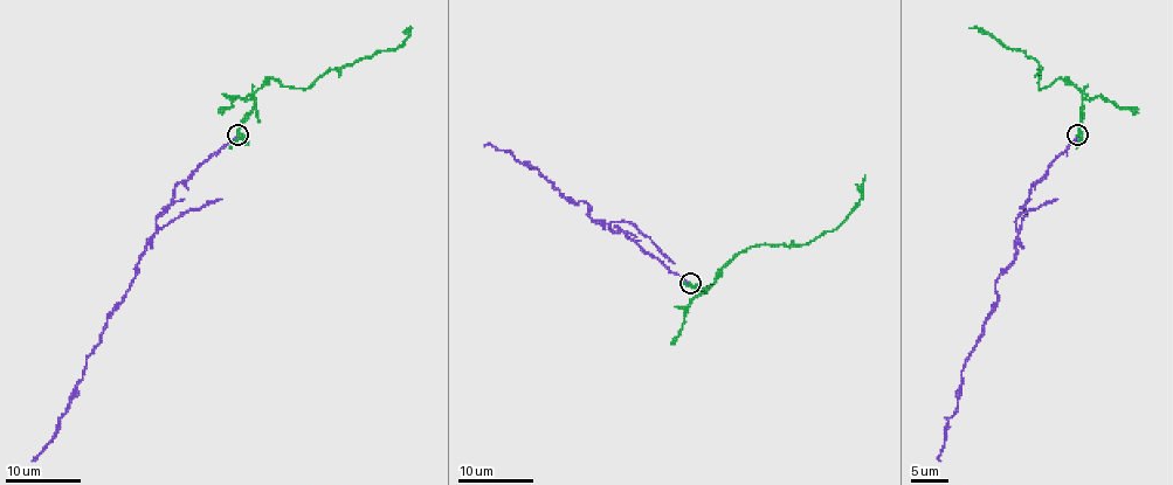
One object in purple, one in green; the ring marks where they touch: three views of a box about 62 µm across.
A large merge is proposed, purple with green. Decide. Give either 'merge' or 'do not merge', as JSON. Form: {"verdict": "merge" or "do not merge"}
{"verdict": "do not merge"}

